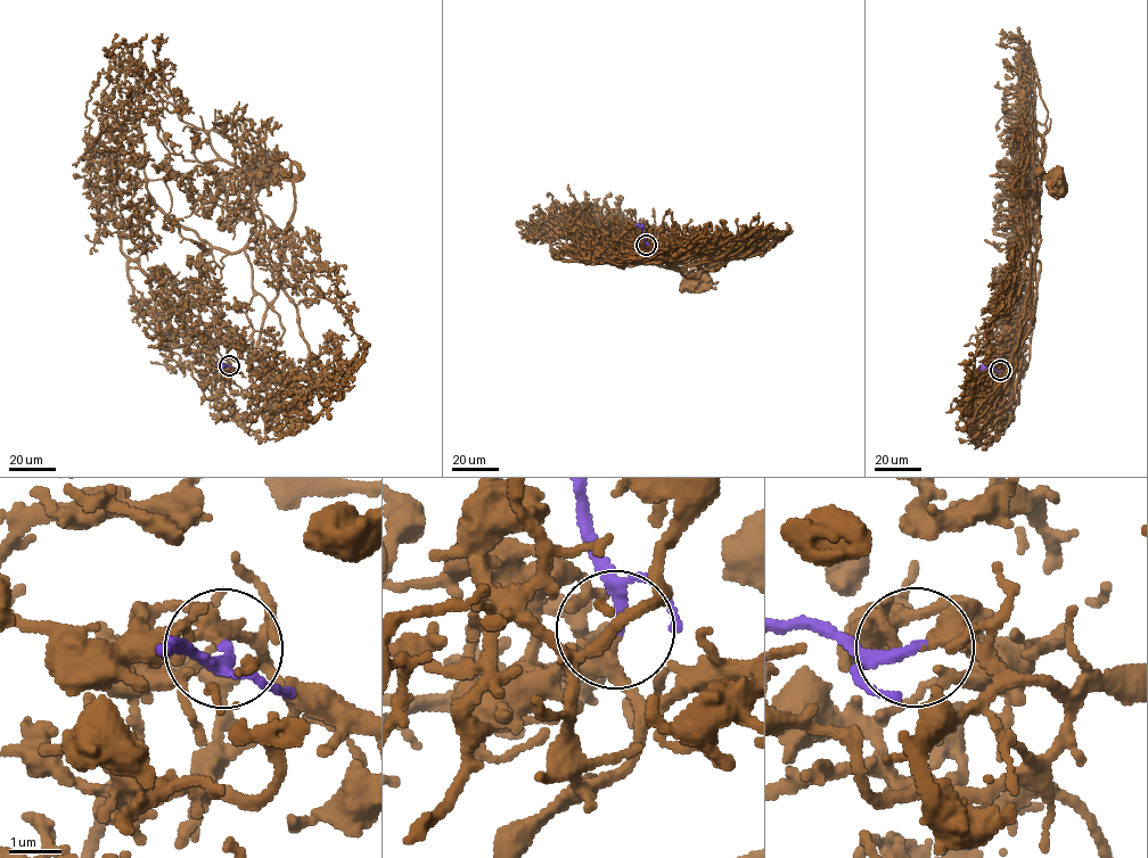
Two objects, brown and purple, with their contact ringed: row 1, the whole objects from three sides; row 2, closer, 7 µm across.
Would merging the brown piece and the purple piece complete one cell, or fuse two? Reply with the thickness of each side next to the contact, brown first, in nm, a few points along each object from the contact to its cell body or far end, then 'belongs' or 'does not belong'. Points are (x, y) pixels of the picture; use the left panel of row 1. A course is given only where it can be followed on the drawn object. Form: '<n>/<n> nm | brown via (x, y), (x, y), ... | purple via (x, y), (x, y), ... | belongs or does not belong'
220/150 nm | brown via (229, 365), (214, 361), (201, 339), (221, 314), (221, 261), (248, 241), (253, 182), (272, 156), (263, 165) | purple via (229, 365), (215, 365) | belongs

